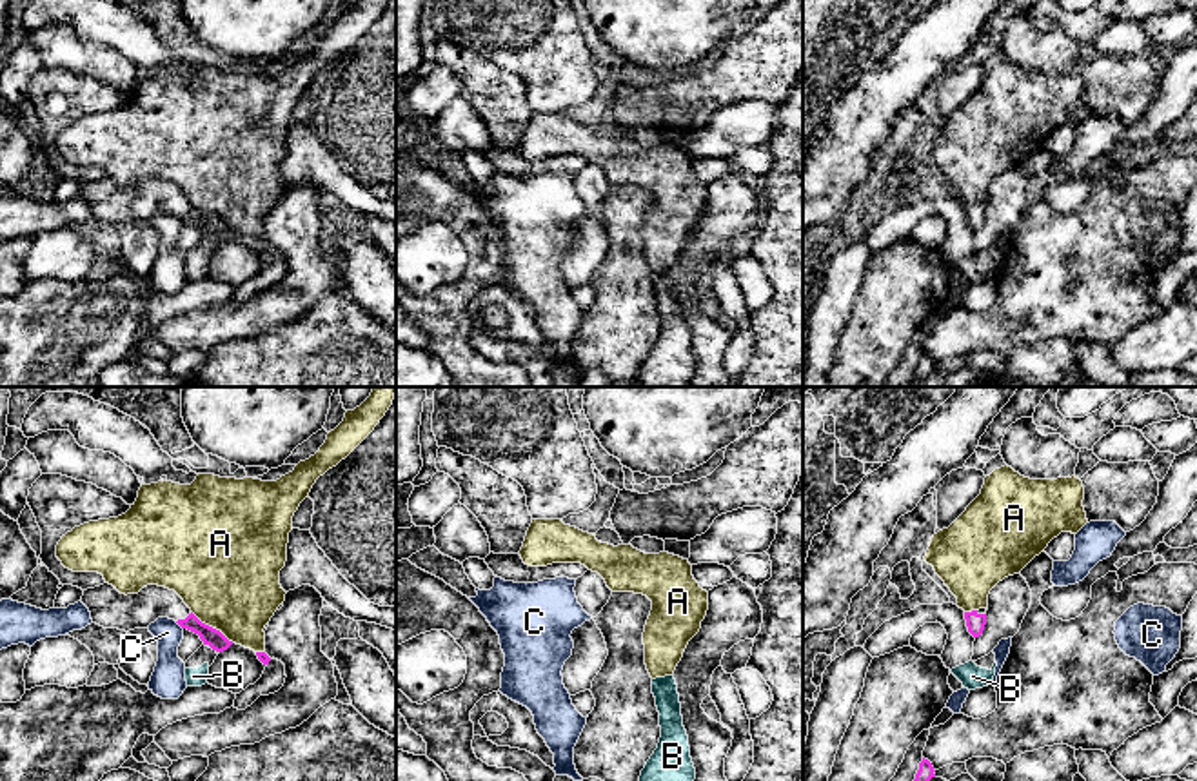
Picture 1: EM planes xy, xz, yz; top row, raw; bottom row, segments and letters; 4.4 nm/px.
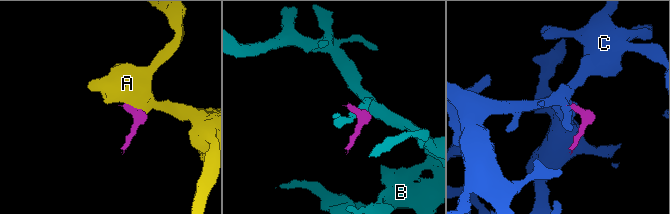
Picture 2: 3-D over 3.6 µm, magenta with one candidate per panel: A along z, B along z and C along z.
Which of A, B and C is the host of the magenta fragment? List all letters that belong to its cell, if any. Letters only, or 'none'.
none

